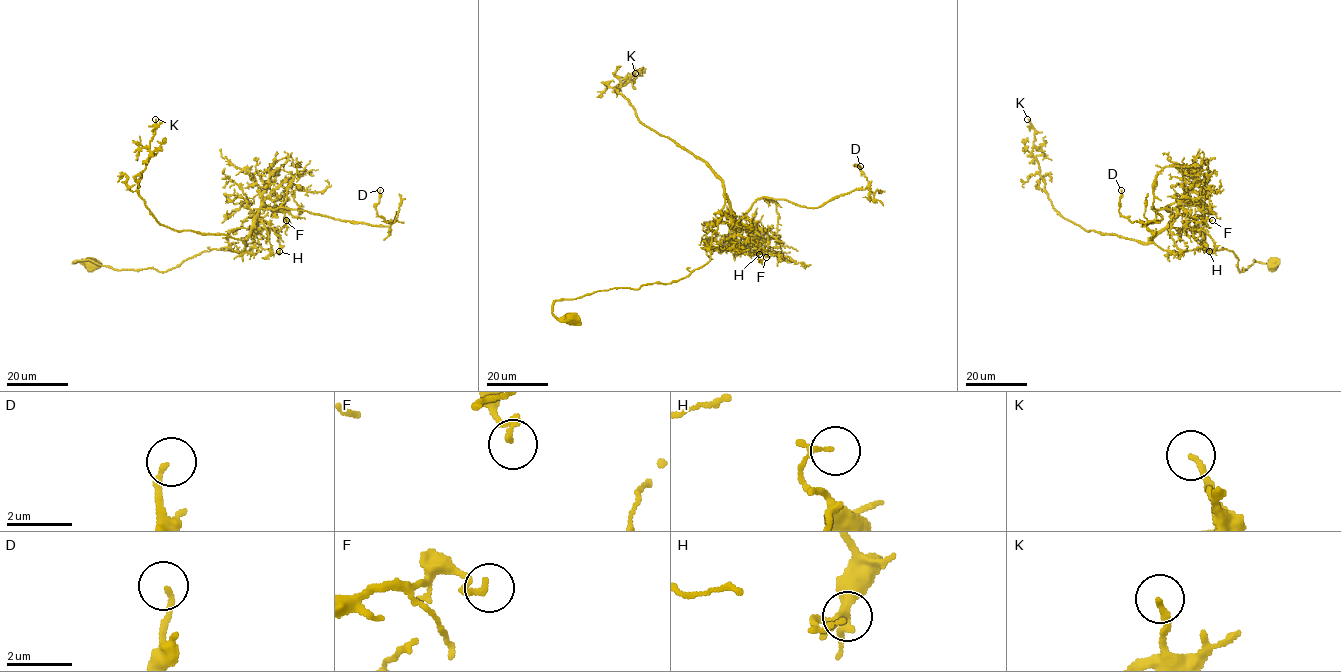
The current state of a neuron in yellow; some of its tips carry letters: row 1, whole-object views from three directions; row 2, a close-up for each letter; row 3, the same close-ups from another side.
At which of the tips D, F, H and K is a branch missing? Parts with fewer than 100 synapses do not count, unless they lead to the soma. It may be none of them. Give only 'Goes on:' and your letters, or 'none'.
Goes on: none

